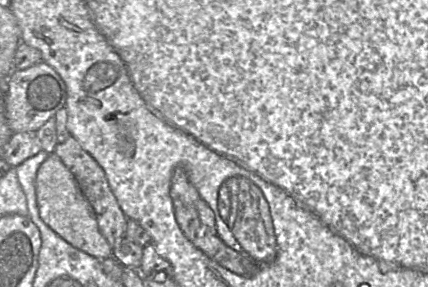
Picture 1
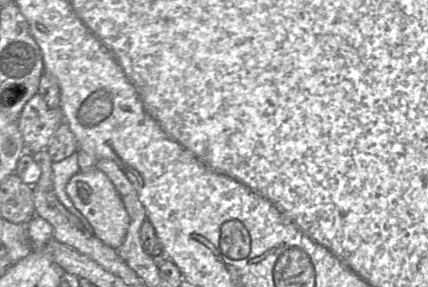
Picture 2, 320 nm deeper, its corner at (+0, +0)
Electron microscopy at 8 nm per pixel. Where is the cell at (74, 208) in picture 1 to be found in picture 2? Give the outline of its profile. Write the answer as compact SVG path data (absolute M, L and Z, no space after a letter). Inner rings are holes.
M97 168L79 171L68 181L66 193L77 210L91 224L93 234L105 245L117 250L125 239L130 217L117 189L108 176Z

